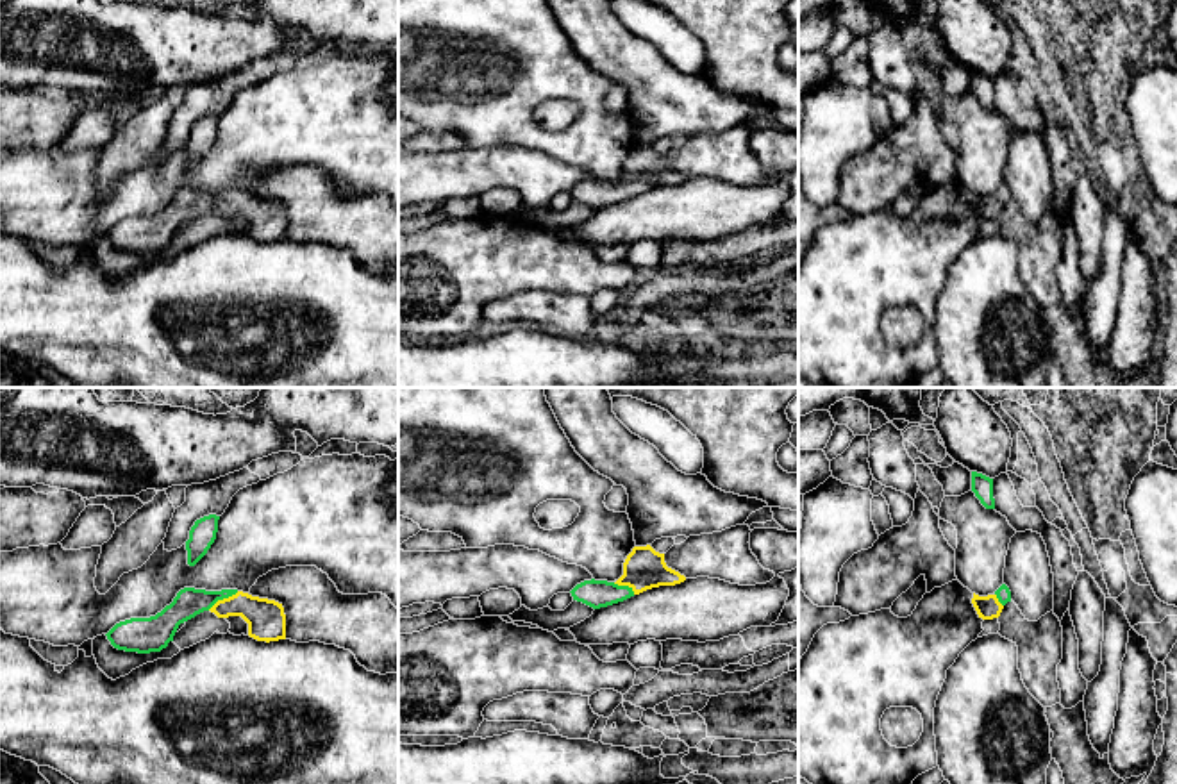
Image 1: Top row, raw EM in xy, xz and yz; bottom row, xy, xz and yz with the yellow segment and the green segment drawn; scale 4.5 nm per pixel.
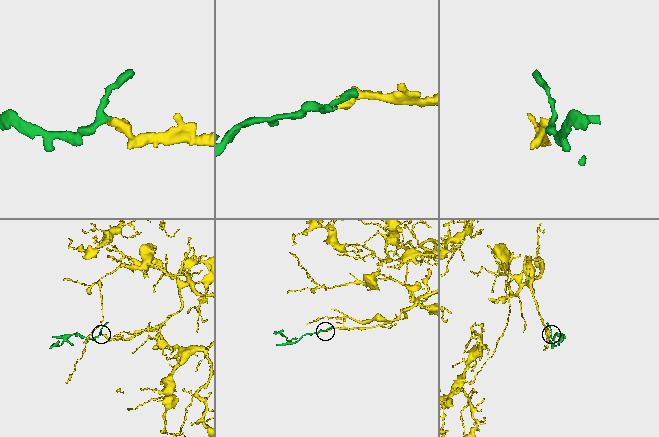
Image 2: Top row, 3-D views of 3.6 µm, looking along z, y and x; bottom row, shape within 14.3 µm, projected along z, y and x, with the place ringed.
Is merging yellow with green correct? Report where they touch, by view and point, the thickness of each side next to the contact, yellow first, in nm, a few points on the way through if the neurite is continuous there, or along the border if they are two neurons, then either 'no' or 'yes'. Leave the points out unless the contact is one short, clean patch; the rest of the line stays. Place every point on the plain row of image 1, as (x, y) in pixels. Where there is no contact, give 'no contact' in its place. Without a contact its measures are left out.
xy (224, 199) | 180/130 nm | across xy (267, 222), (247, 206), (224, 199), (188, 202) | yes

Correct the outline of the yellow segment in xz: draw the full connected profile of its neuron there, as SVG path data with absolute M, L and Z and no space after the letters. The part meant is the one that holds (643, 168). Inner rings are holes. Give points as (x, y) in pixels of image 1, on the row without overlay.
M650 145L634 146L623 163L623 175L616 182L584 180L570 193L573 200L593 209L623 202L634 195L659 186L675 186L686 177L664 163L664 154L655 152Z

